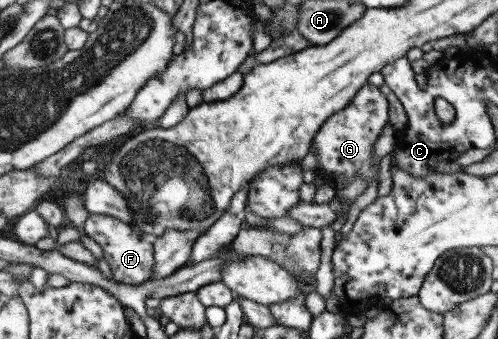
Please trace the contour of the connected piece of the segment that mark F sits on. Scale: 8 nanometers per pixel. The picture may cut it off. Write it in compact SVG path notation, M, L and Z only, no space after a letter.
M89 214L84 222L85 235L101 248L103 260L107 262L111 277L115 282L125 285L139 285L153 276L152 242L133 231L129 225L108 215Z

